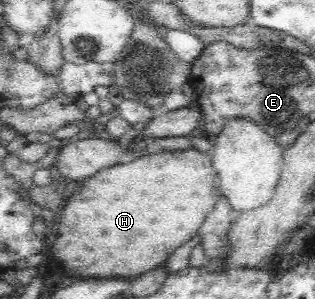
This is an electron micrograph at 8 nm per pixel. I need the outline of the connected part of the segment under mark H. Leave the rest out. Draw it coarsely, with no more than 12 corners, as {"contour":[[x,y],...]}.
{"contour":[[211,152],[148,153],[80,182],[53,252],[134,280],[198,234]]}

